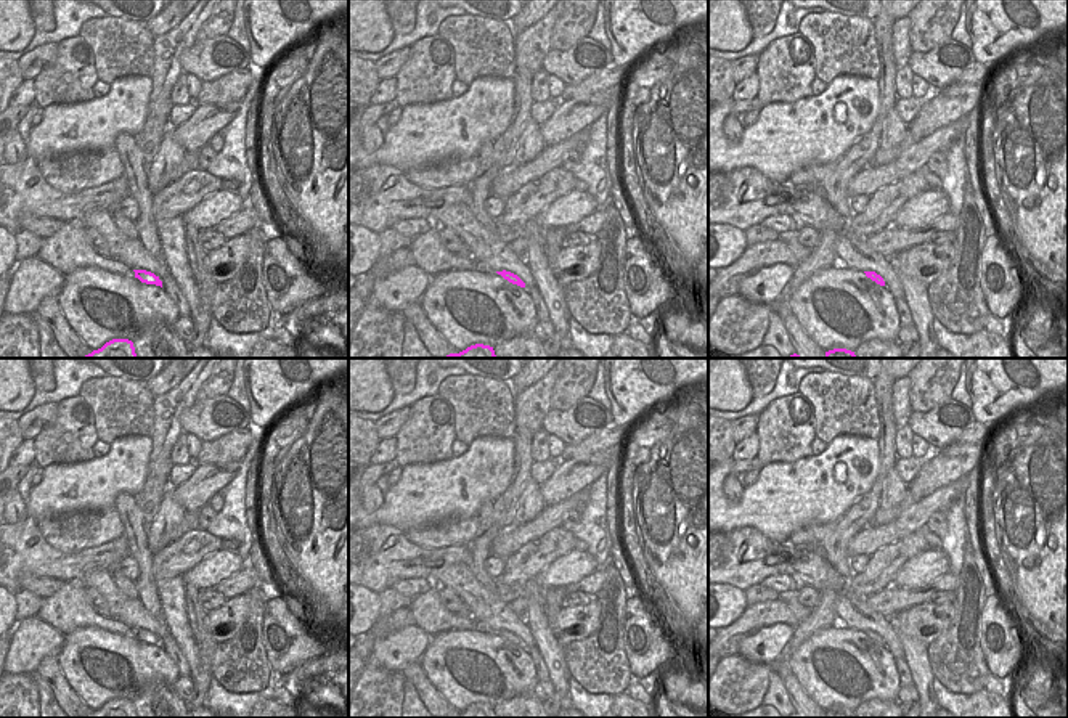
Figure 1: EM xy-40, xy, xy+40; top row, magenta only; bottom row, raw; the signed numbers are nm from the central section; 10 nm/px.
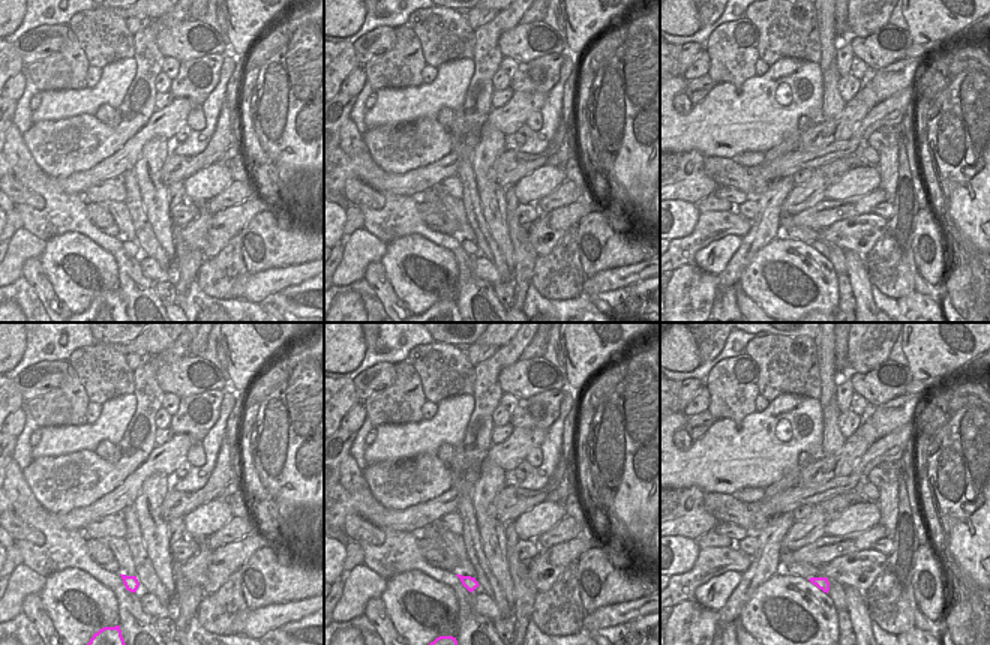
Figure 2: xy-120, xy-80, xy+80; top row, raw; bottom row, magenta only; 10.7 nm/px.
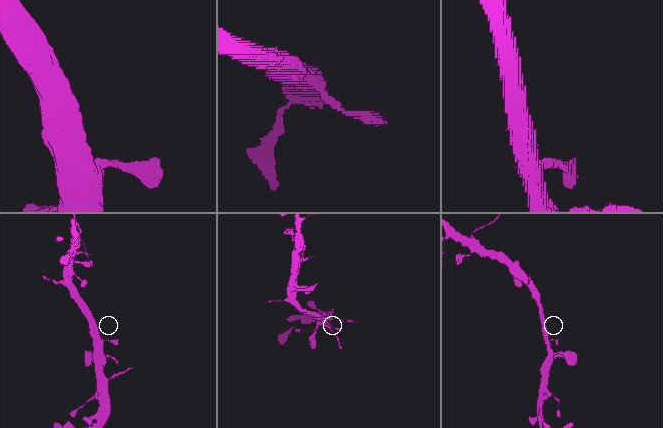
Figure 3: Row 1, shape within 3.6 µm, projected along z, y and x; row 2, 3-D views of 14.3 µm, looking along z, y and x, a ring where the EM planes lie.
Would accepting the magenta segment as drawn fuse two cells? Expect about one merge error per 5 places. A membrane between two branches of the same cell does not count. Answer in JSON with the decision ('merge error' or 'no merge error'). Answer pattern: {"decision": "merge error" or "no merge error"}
{"decision": "no merge error"}

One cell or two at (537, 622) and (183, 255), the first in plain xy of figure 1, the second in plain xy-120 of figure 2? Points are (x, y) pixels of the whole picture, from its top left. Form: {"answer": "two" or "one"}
{"answer": "two"}

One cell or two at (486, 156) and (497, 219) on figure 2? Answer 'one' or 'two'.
one

